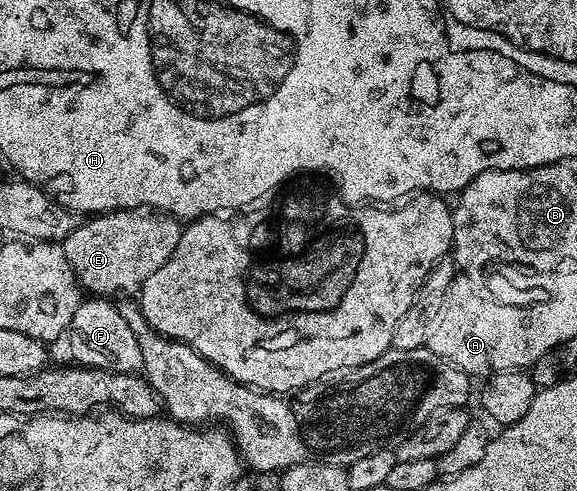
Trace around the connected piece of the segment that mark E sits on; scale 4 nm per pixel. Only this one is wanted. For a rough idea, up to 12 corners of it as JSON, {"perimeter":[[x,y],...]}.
{"perimeter":[[108,211],[61,240],[83,292],[137,292],[172,257],[183,224]]}

